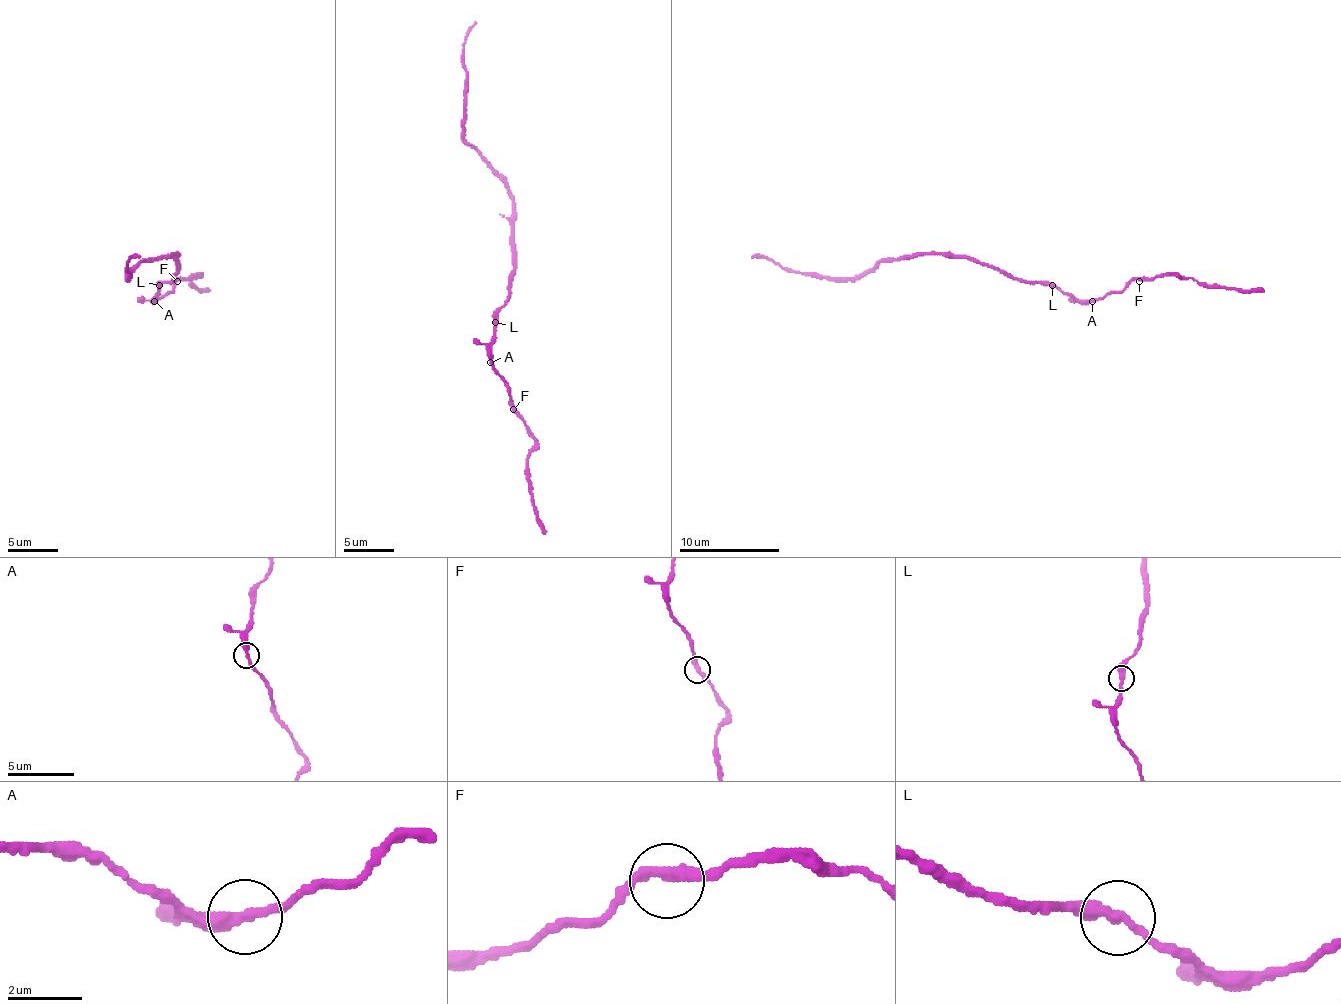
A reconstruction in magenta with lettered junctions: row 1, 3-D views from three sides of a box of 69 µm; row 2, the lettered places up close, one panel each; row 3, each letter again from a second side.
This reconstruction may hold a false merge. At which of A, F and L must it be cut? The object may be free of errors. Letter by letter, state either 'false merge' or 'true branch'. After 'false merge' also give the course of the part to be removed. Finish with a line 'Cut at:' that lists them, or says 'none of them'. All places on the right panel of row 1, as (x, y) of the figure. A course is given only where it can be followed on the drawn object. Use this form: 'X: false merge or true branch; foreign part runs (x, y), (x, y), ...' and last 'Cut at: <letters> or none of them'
A: true branch
F: true branch
L: true branch
Cut at: none of them

